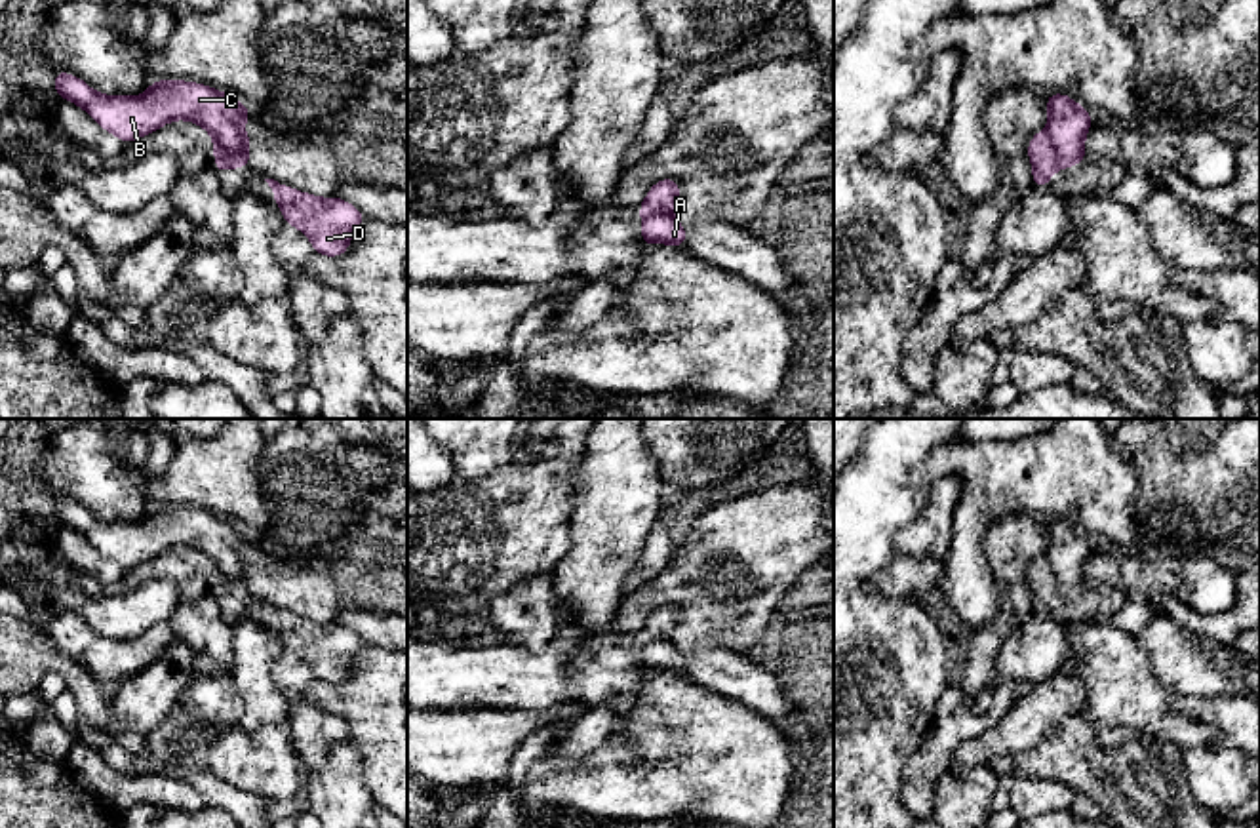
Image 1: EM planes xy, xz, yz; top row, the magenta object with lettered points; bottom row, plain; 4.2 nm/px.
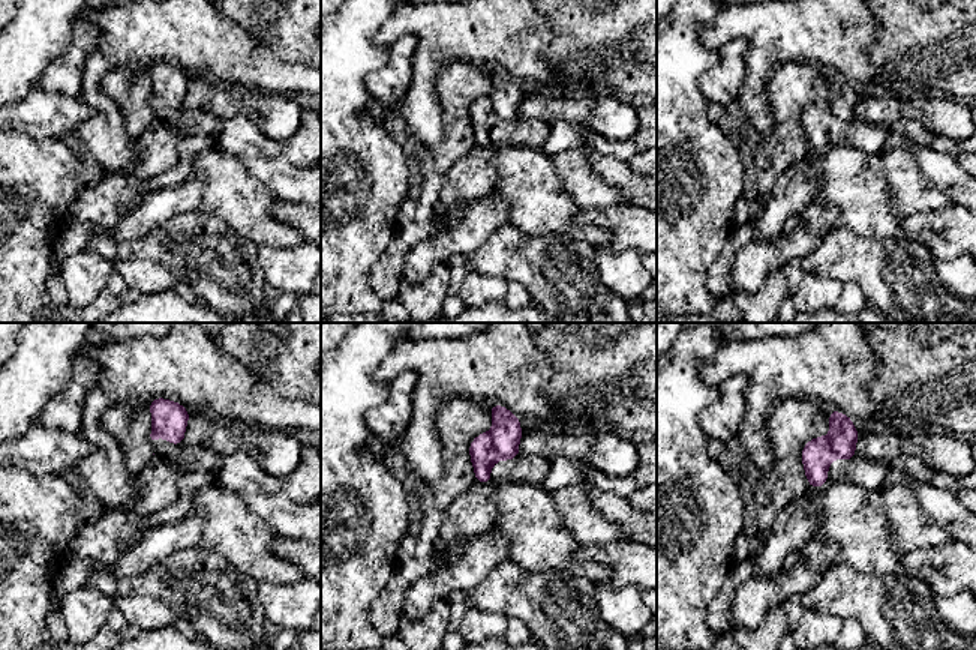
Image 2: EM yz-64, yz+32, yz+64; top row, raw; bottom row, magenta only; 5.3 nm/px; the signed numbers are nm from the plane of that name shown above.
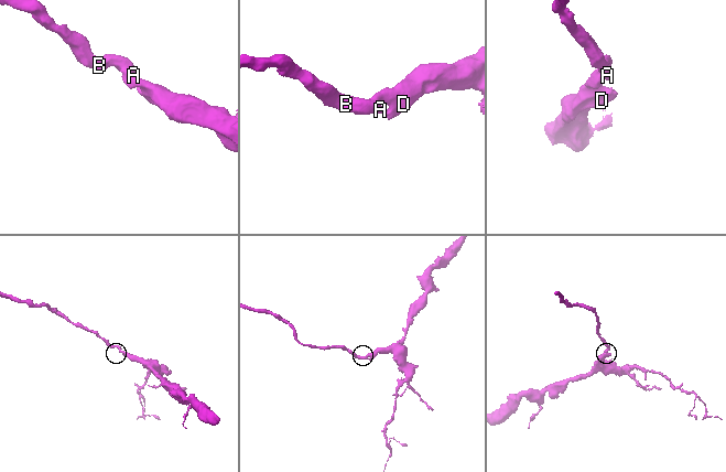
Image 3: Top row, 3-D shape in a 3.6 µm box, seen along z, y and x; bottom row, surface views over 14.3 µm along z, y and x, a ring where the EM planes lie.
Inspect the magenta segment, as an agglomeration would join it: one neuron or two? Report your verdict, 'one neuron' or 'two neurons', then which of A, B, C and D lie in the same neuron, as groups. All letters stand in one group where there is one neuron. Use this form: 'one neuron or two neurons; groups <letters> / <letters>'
two neurons; groups A B C / D

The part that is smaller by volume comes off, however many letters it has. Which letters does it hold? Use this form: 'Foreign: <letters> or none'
Foreign: A, B, C

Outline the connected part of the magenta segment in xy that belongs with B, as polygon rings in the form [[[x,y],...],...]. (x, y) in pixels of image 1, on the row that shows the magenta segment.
[[[55,70],[55,95],[84,108],[103,129],[126,145],[173,120],[202,126],[226,150],[249,156],[244,131],[249,108],[234,95],[198,82],[158,80],[143,95],[103,95],[74,74]]]

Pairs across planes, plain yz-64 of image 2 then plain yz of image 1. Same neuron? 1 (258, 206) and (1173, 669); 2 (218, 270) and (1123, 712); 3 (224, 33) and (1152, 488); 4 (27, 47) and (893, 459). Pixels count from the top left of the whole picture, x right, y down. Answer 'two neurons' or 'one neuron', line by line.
1: two neurons
2: two neurons
3: two neurons
4: one neuron

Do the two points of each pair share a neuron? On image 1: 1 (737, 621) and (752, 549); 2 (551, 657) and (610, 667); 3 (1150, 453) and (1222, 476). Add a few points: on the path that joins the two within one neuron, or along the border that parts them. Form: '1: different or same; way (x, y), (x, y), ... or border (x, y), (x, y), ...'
1: same; way (737, 604), (739, 566)
2: same; way (556, 674), (564, 682), (592, 682)
3: same; way (1167, 453), (1175, 453), (1200, 476), (1205, 476)

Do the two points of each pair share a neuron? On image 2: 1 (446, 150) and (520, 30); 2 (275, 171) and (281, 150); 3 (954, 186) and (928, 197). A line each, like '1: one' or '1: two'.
1: two
2: two
3: two

